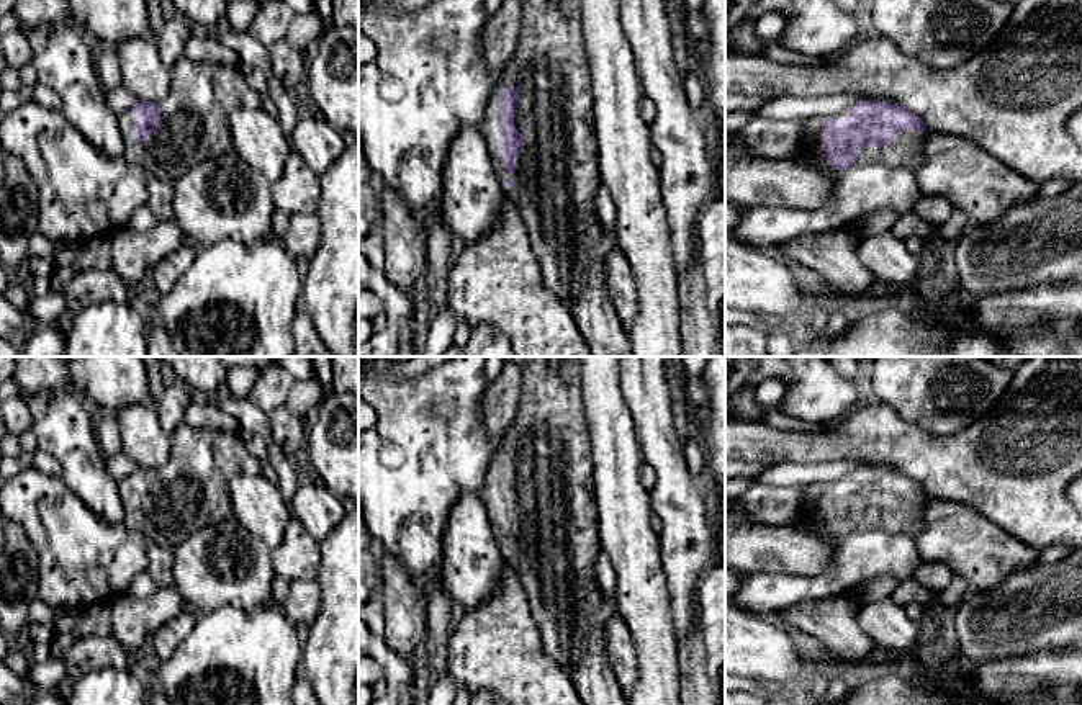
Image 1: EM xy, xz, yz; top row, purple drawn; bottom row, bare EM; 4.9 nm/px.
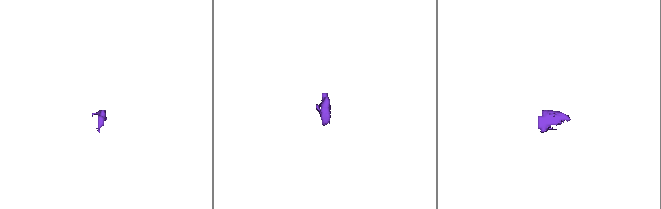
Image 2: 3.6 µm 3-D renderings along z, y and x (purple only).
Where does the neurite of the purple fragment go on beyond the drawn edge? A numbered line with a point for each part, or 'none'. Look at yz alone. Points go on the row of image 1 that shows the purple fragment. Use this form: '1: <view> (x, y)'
1: yz (906, 151)

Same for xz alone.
1: xz (557, 175)

